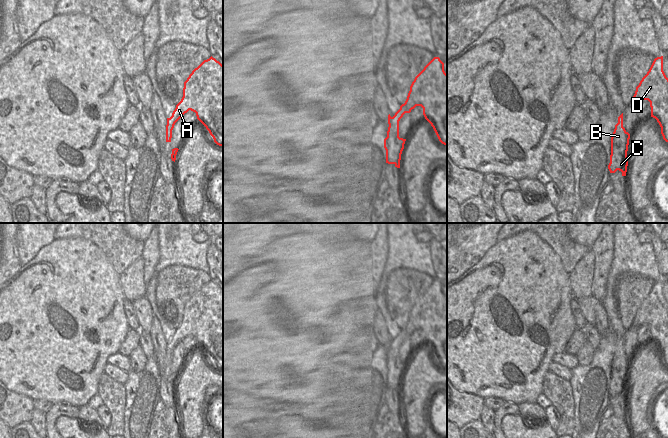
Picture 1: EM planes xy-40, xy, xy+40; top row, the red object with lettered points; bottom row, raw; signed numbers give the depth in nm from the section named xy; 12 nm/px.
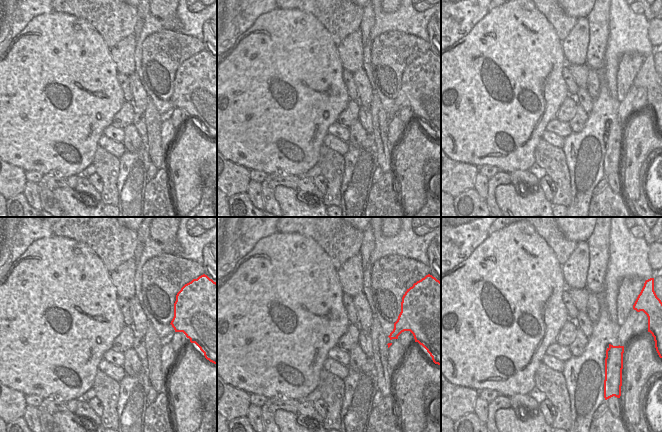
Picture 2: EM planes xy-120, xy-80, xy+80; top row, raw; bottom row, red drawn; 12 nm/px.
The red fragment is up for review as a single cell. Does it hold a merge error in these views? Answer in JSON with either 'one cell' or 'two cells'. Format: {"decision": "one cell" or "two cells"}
{"decision": "one cell"}

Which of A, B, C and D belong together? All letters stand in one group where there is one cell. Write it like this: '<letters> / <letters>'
A B C D

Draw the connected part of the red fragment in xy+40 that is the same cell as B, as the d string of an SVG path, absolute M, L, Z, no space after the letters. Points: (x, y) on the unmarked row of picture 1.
M622 337L618 341L618 347L615 349L615 353L611 361L611 379L610 387L608 389L610 397L615 397L619 394L622 396L622 400L626 400L629 363L630 358L623 351Z

